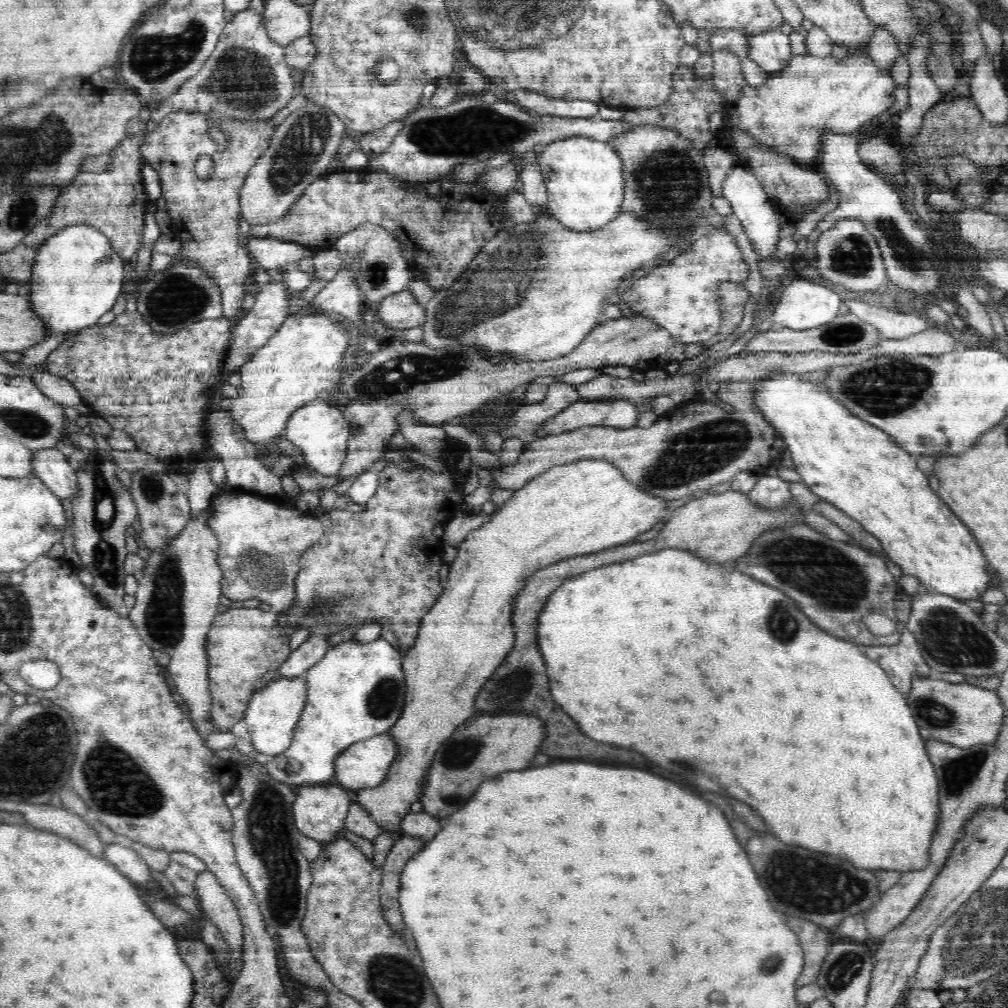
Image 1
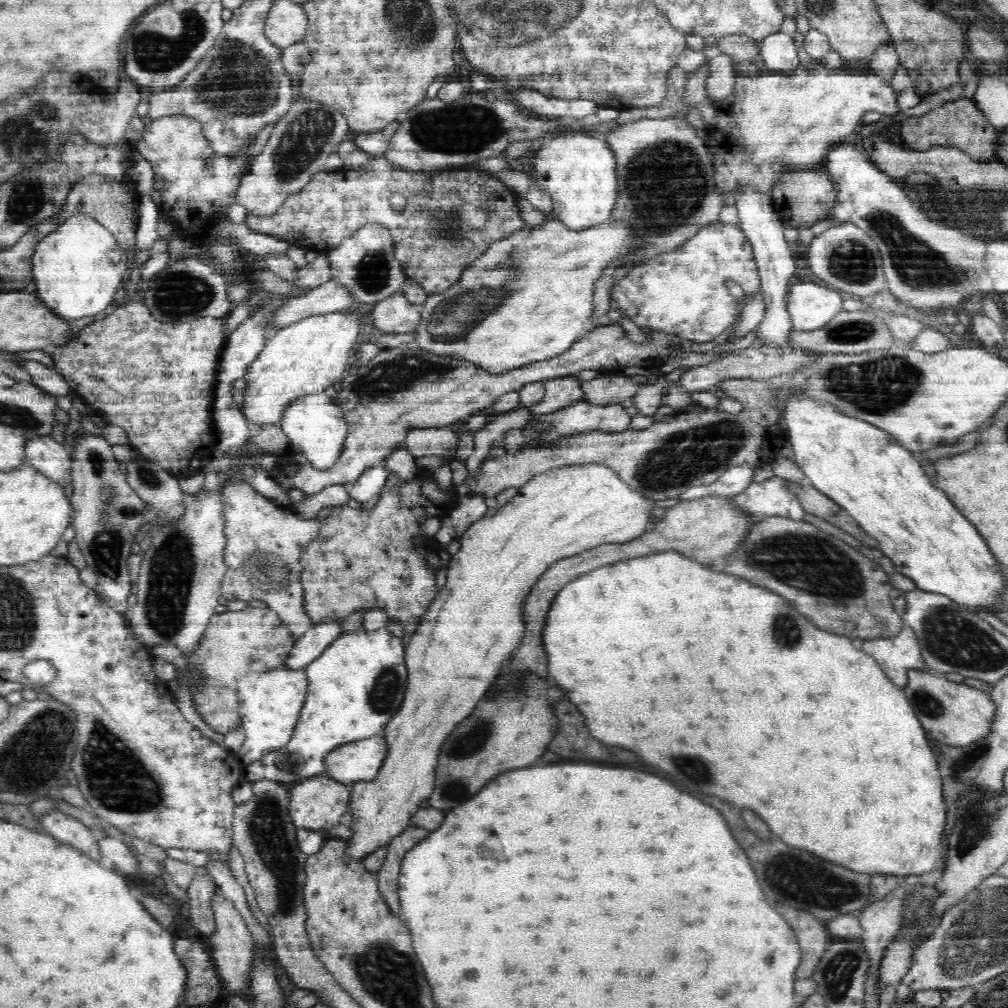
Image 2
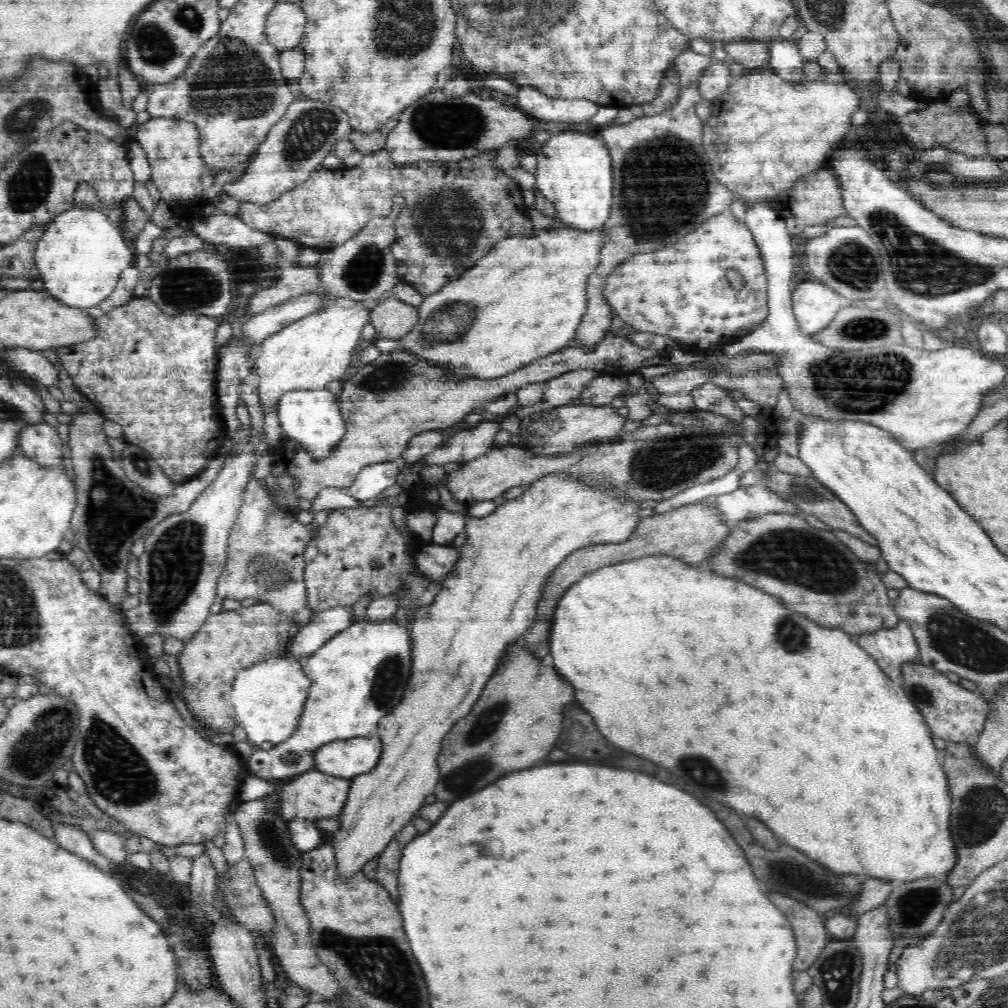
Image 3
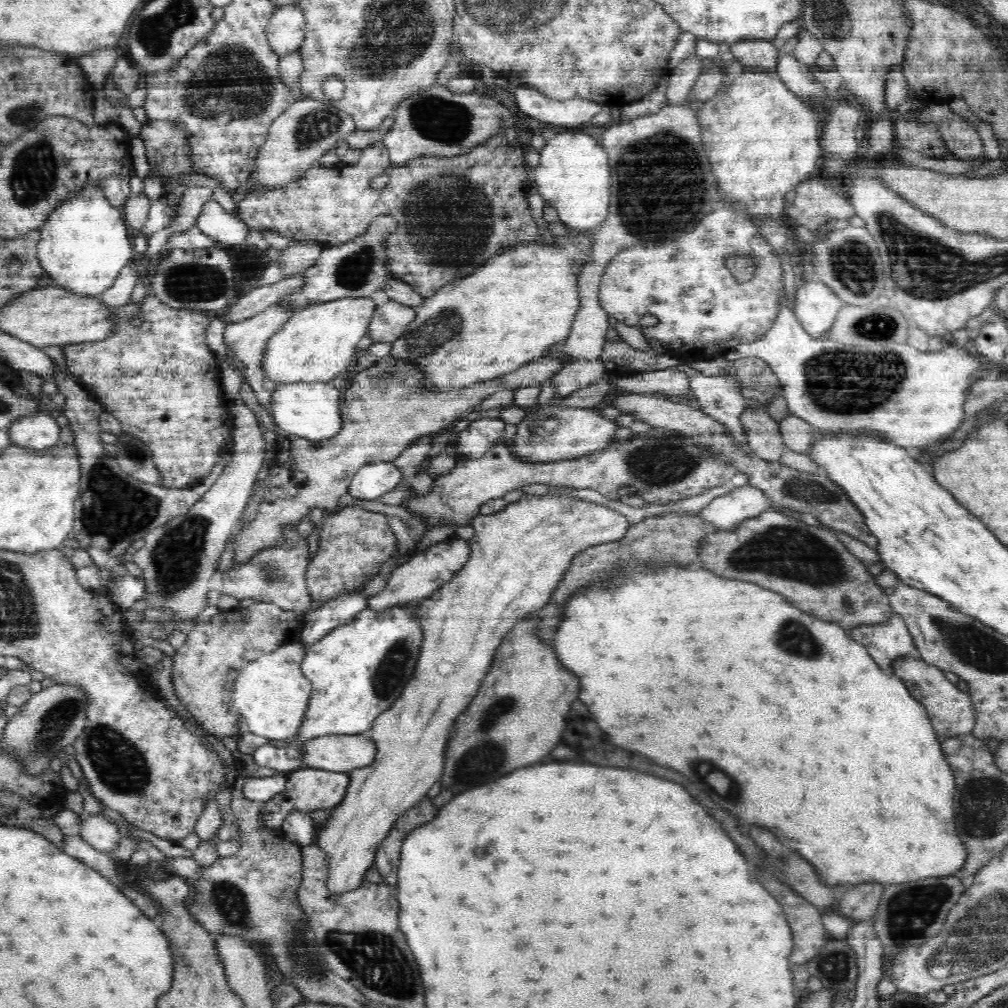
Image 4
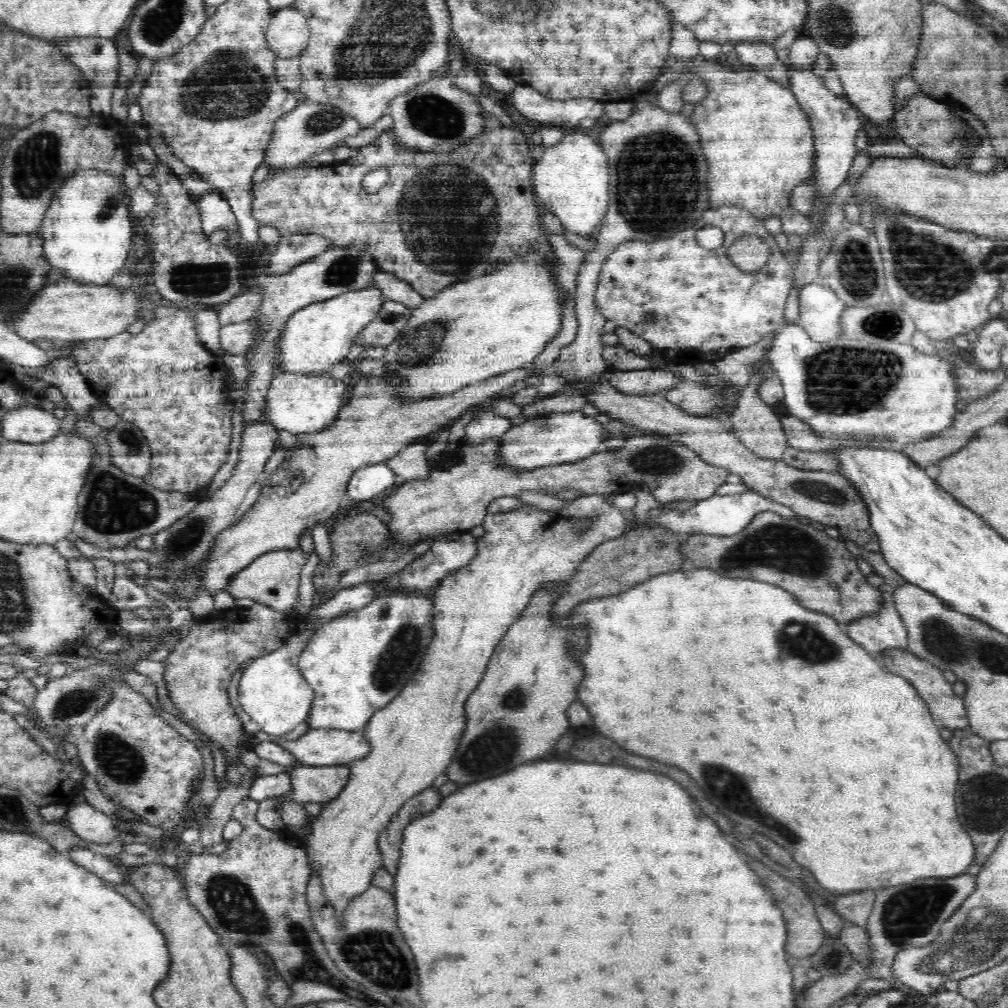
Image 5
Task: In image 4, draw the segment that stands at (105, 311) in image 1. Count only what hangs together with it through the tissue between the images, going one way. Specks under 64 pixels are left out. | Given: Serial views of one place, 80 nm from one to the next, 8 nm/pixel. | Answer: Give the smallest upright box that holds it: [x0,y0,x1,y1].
[37,181,134,296]

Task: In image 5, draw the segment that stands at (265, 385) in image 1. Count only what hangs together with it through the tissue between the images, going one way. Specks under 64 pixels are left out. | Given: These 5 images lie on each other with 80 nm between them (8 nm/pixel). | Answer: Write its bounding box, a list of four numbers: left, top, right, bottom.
[274,285,384,377]

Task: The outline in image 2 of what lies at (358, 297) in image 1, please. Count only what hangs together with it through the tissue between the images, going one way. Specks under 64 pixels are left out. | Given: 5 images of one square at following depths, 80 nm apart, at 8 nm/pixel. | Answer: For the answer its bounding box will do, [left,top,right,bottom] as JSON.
[266,281,357,332]

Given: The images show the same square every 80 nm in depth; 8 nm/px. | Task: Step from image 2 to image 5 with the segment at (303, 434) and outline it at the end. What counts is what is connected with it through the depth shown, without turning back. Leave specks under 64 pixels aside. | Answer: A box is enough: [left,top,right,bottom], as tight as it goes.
[267,371,349,435]

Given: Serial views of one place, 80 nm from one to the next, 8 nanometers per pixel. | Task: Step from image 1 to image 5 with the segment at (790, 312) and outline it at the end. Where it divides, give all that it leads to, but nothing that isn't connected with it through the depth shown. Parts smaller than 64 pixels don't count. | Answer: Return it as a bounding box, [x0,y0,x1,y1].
[797,283,847,342]

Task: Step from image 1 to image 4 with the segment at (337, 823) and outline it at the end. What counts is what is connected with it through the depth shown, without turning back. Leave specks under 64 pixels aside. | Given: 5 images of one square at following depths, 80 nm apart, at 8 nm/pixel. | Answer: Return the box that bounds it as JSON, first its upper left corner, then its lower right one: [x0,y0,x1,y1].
[259,767,350,829]

